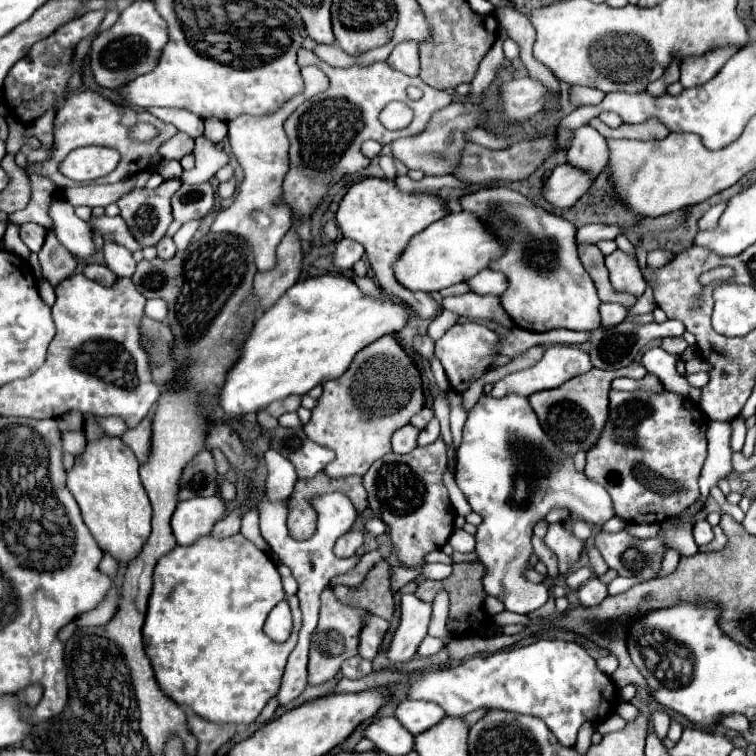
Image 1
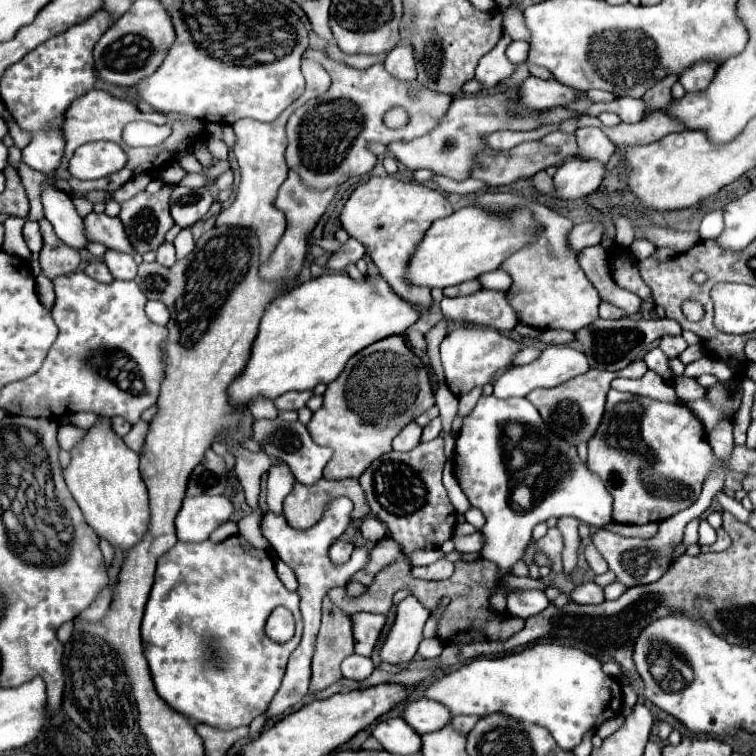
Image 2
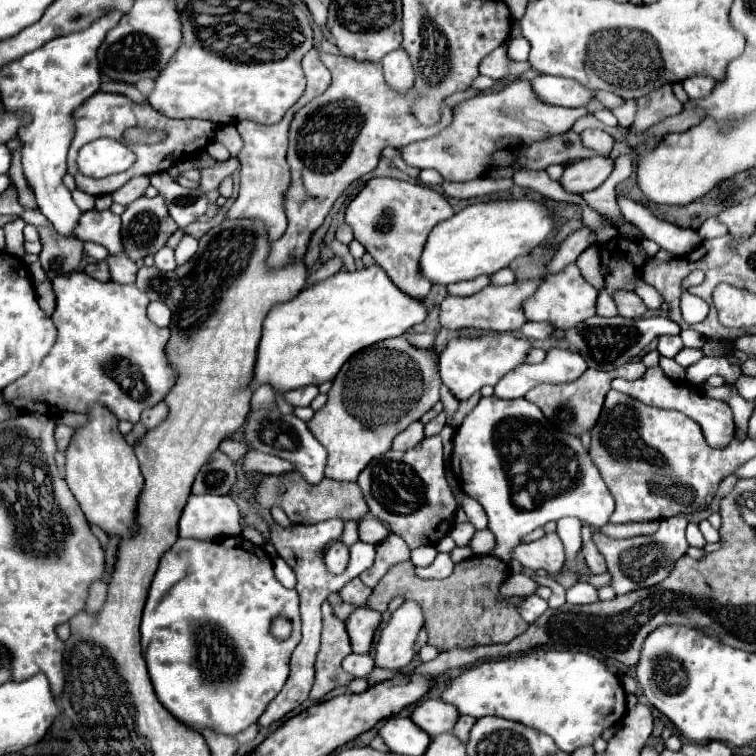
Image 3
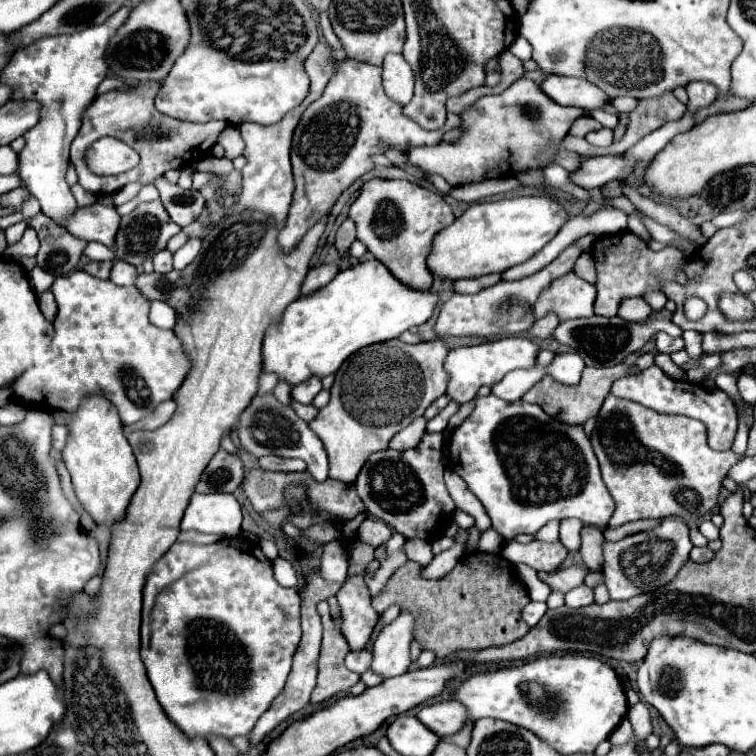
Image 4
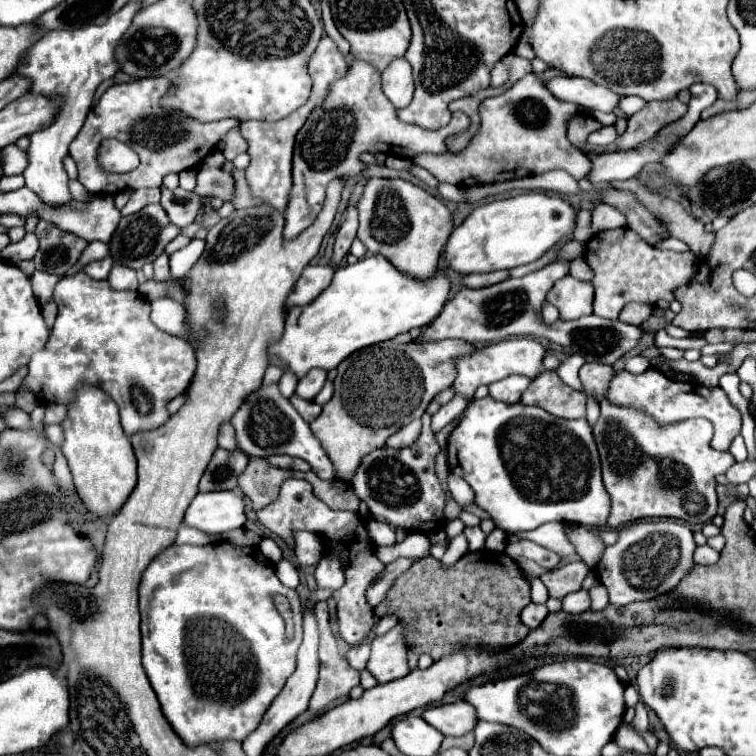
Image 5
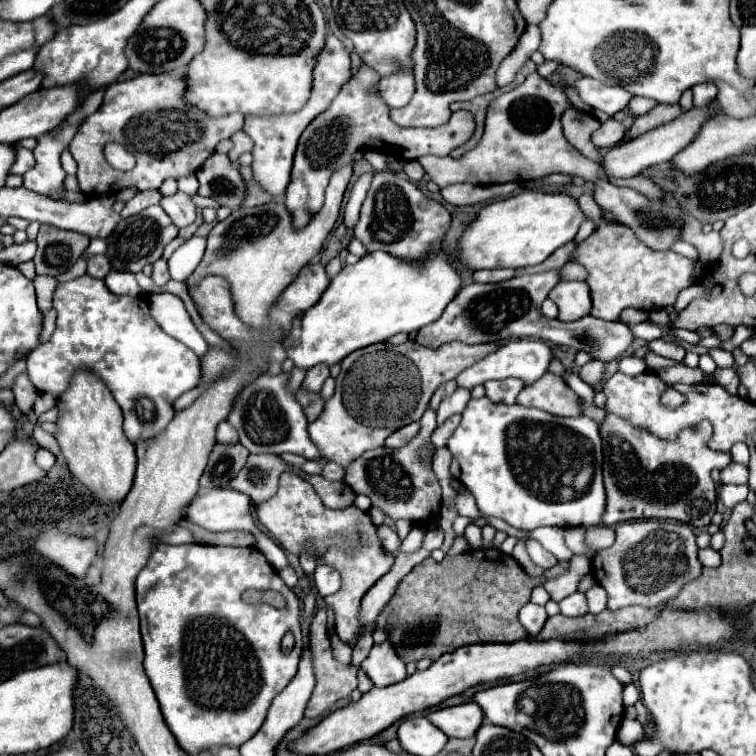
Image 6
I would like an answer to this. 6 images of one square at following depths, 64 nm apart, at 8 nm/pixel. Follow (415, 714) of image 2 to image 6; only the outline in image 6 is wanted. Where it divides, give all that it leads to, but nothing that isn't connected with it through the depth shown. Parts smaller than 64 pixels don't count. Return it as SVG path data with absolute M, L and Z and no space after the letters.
M468 702L460 706L440 708L428 714L432 724L436 724L448 738L472 738L480 724L484 722L484 712L478 704Z

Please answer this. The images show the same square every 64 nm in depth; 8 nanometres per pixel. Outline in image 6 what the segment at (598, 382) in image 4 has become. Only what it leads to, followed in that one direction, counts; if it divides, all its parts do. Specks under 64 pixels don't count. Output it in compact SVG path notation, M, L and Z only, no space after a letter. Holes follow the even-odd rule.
M592 360L592 362L584 364L582 370L580 370L582 380L588 382L588 384L596 384L596 382L600 382L600 380L602 380L602 374L604 374L604 364L602 364L600 360ZM544 374L540 382L524 388L516 404L528 408L540 408L554 416L578 416L580 414L580 398L554 374Z

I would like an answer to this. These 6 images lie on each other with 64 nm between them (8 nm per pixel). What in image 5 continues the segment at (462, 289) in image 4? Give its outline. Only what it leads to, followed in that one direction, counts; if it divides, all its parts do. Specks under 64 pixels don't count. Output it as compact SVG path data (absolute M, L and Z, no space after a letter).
M508 270L482 272L482 274L468 274L468 276L464 276L464 286L466 286L466 288L484 288L484 286L498 284L498 282L506 280L508 276L510 276Z

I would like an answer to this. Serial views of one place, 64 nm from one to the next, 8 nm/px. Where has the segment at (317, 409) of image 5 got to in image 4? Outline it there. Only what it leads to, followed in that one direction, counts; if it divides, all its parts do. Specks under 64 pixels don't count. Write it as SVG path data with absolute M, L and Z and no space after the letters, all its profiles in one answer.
M292 402L290 404L294 410L296 410L296 414L302 418L302 420L306 420L306 422L310 422L312 418L316 418L316 414L318 414L318 408L316 406L312 406L312 404L300 404L300 402Z

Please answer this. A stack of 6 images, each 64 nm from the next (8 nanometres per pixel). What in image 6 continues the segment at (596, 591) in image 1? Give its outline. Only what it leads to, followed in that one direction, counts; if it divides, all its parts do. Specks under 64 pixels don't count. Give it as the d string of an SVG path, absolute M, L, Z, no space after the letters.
M574 592L572 596L566 596L564 600L558 602L558 606L560 606L560 614L564 616L582 616L588 612L586 596L582 592Z

